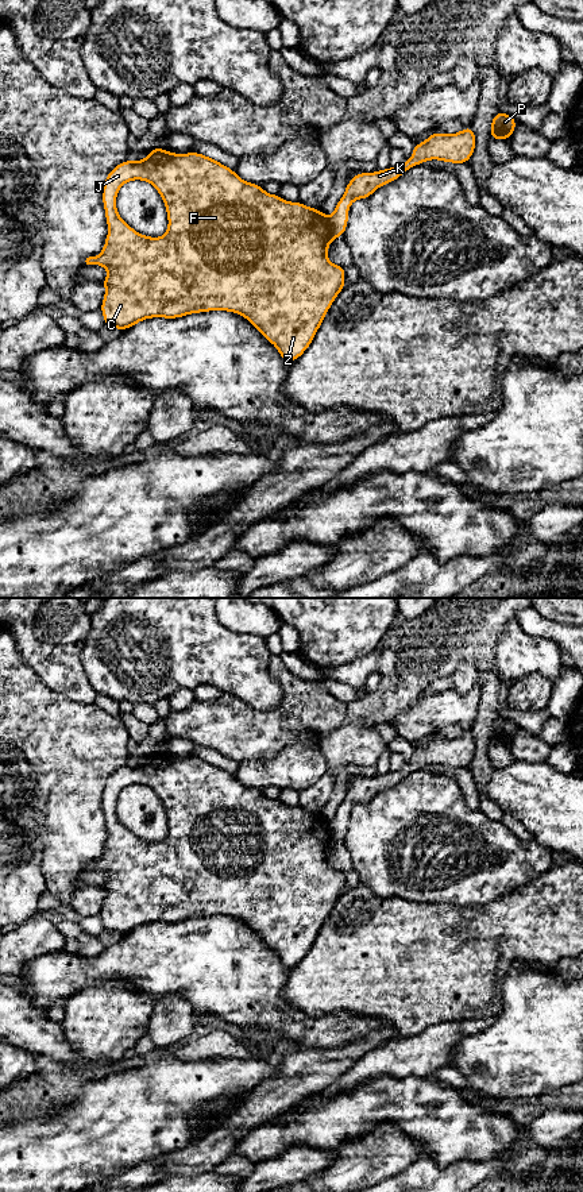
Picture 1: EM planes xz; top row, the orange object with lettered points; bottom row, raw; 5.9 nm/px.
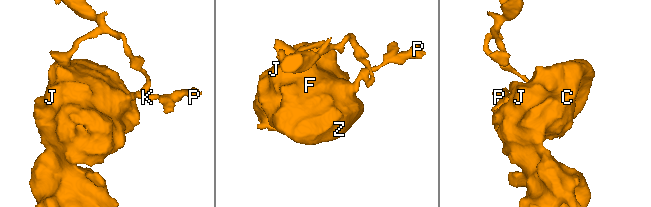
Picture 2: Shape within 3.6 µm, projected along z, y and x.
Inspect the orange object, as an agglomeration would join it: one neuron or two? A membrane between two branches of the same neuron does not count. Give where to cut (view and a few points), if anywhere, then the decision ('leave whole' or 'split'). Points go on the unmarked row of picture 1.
xz (327, 822), (327, 830), (332, 843) | split

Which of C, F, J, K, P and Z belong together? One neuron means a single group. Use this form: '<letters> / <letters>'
C F J Z / K P

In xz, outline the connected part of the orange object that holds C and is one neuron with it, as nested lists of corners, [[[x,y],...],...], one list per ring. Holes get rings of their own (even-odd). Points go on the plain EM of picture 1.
[[[154,752],[143,765],[128,764],[116,769],[107,779],[103,788],[103,811],[105,814],[105,826],[109,833],[104,855],[97,861],[86,863],[85,867],[86,869],[104,871],[108,873],[107,883],[101,886],[105,891],[105,900],[100,913],[107,931],[127,936],[130,931],[136,930],[139,926],[146,923],[179,923],[182,921],[208,915],[233,917],[246,922],[267,946],[273,948],[283,965],[293,968],[308,954],[335,903],[345,892],[345,873],[331,868],[327,861],[332,841],[328,832],[328,822],[320,814],[306,811],[300,806],[285,806],[279,799],[269,799],[260,790],[243,786],[236,776],[201,757],[193,756],[186,759],[174,759],[169,755]],[[134,784],[150,787],[165,807],[169,832],[166,838],[161,842],[151,842],[136,837],[117,818],[117,796],[126,787]]]

